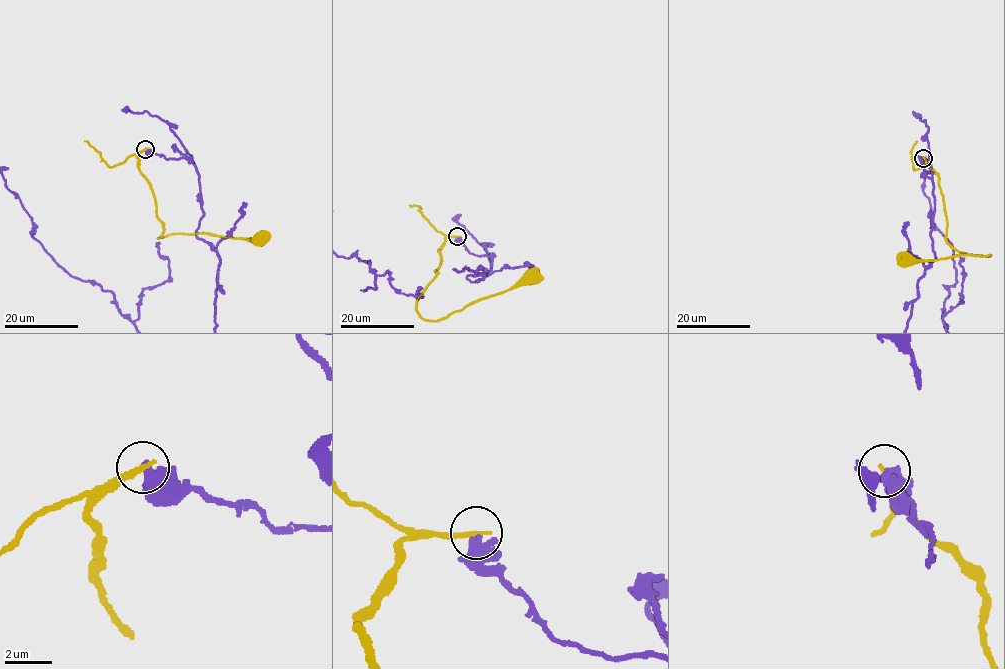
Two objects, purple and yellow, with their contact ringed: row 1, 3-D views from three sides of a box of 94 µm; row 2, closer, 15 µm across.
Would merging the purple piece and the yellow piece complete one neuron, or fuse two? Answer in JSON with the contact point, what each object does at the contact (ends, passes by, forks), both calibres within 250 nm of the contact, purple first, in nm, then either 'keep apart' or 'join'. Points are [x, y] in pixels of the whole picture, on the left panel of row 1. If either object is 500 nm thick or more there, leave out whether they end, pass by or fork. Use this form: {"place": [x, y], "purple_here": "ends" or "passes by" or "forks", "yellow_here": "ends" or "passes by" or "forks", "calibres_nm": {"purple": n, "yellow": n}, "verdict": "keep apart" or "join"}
{"place": [145, 149], "purple_here": "passes by", "yellow_here": "ends", "calibres_nm": {"purple": 400, "yellow": 280}, "verdict": "keep apart"}

